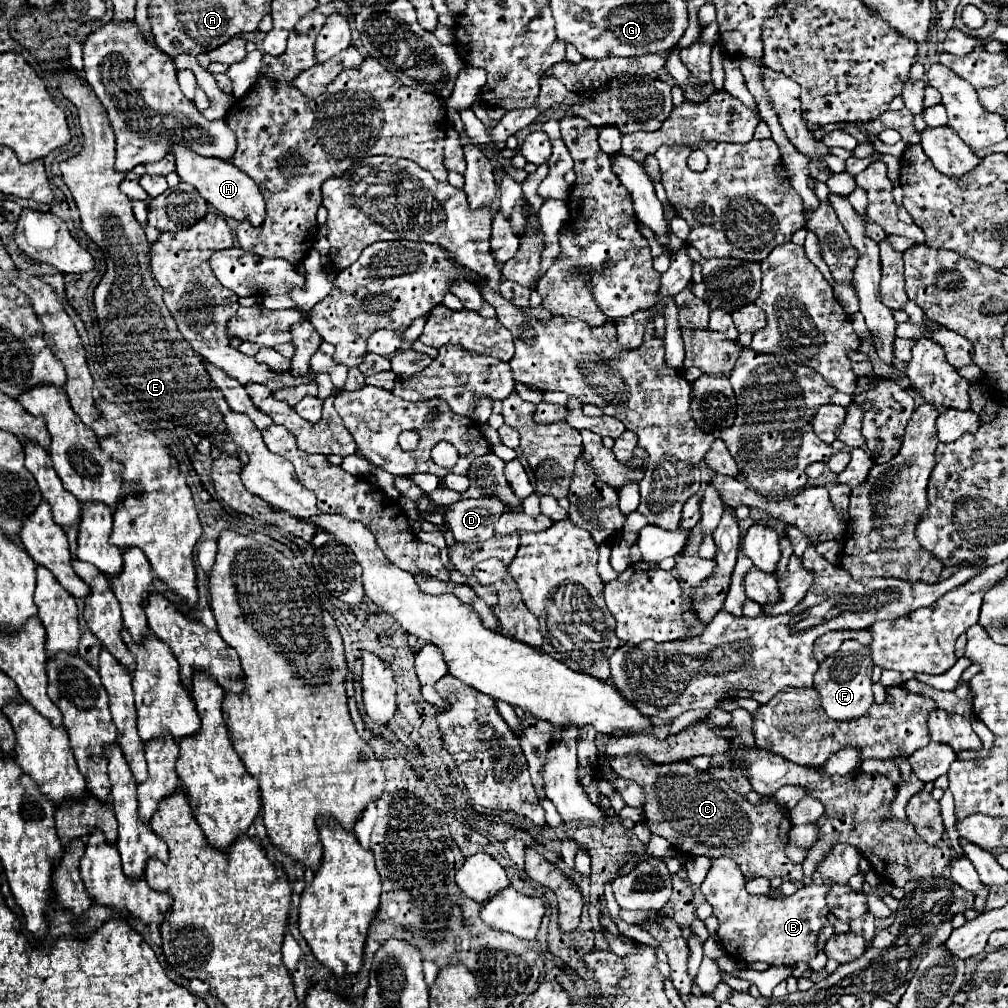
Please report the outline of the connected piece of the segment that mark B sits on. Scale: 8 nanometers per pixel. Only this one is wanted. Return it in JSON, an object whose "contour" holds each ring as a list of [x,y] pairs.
{"contour":[[[837,844],[831,854],[819,864],[815,882],[797,890],[793,896],[751,896],[745,890],[745,876],[733,860],[721,856],[713,860],[701,892],[707,902],[713,906],[713,914],[719,920],[717,938],[727,952],[727,956],[745,962],[765,962],[771,966],[789,966],[797,962],[811,962],[817,956],[817,936],[819,930],[827,924],[829,906],[825,902],[829,884],[847,884],[851,876],[859,874],[859,852],[849,844]]]}

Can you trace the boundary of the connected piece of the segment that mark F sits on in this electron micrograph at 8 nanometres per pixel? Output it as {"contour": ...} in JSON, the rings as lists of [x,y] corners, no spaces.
{"contour":[[[845,640],[833,656],[829,656],[825,662],[819,664],[819,670],[815,672],[815,690],[821,696],[821,706],[833,720],[855,720],[861,718],[873,704],[873,692],[871,692],[871,670],[873,662],[869,656],[869,648],[859,644],[857,640]]]}

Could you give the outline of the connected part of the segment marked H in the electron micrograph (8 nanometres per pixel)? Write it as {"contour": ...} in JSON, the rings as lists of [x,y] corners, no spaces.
{"contour":[[[179,144],[171,148],[171,154],[177,158],[177,174],[181,176],[181,180],[193,184],[197,192],[221,214],[231,216],[235,220],[249,220],[253,226],[259,226],[263,222],[265,202],[259,192],[259,186],[229,160],[213,160],[207,156],[197,156],[197,152]]]}

